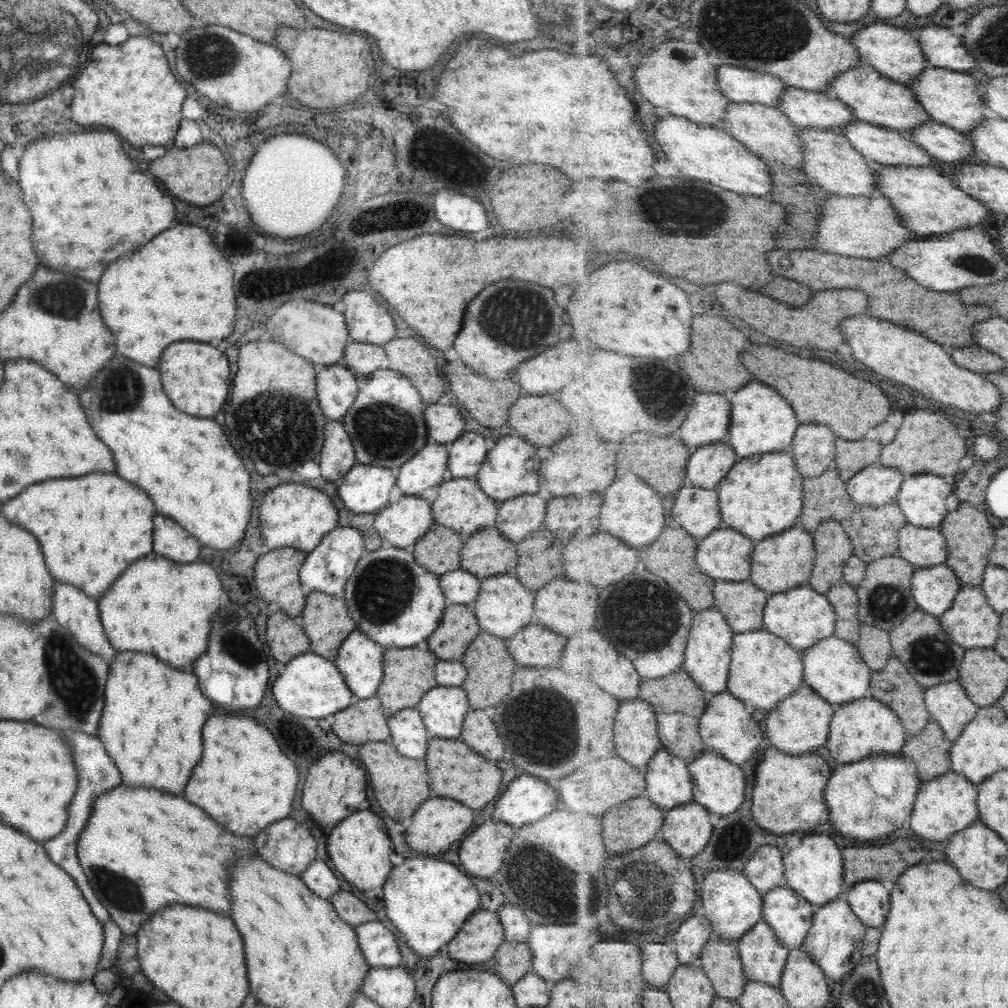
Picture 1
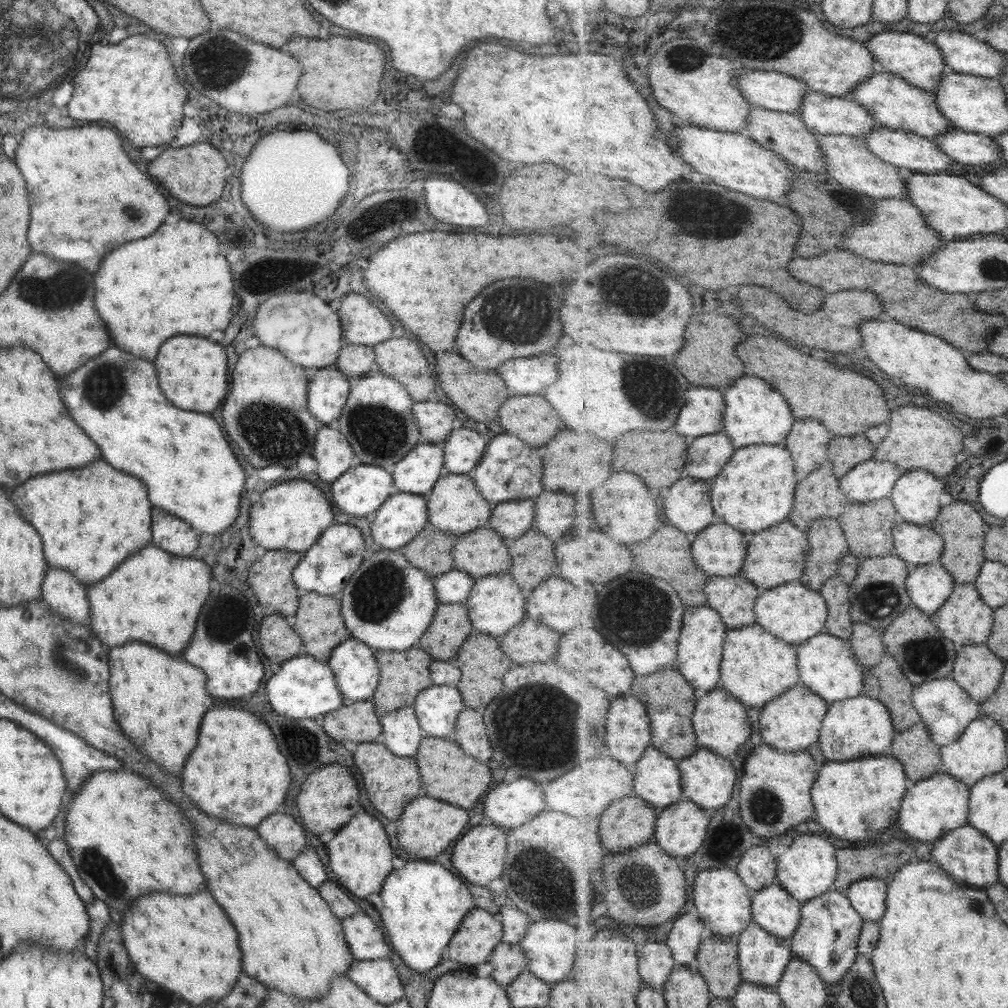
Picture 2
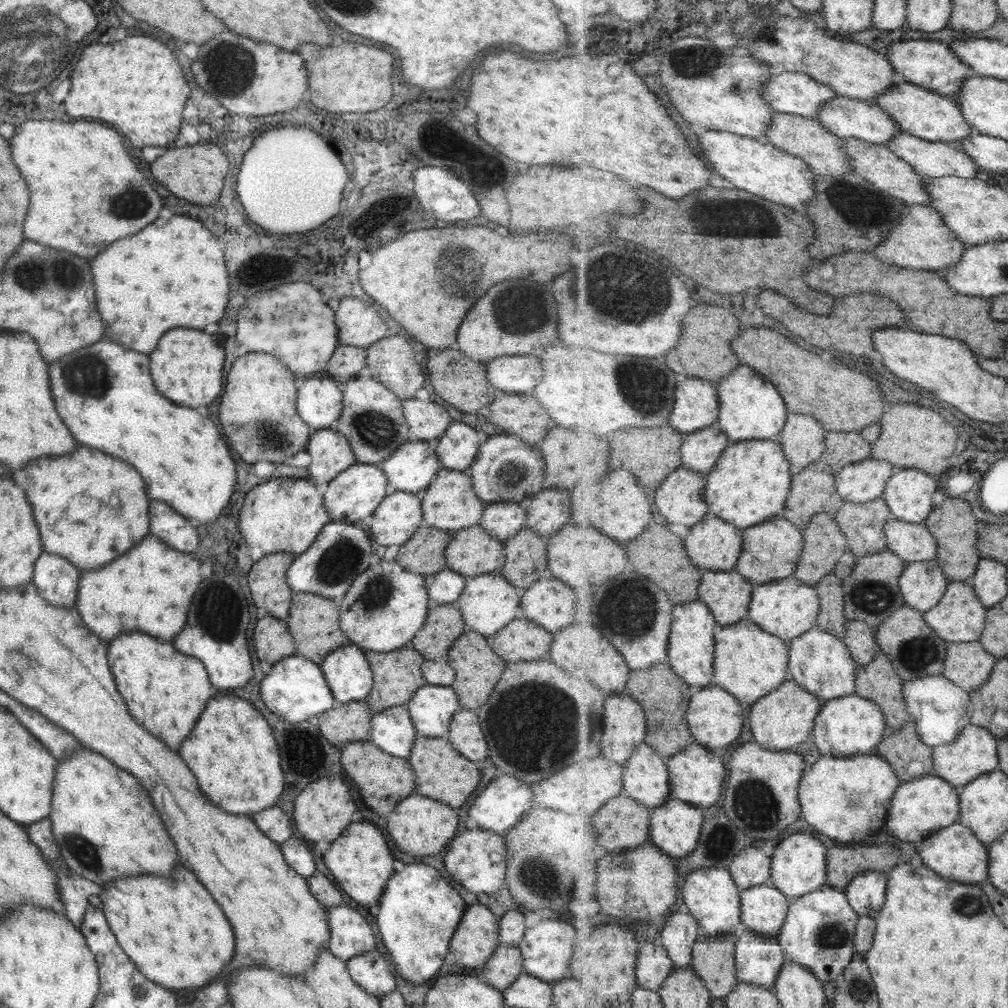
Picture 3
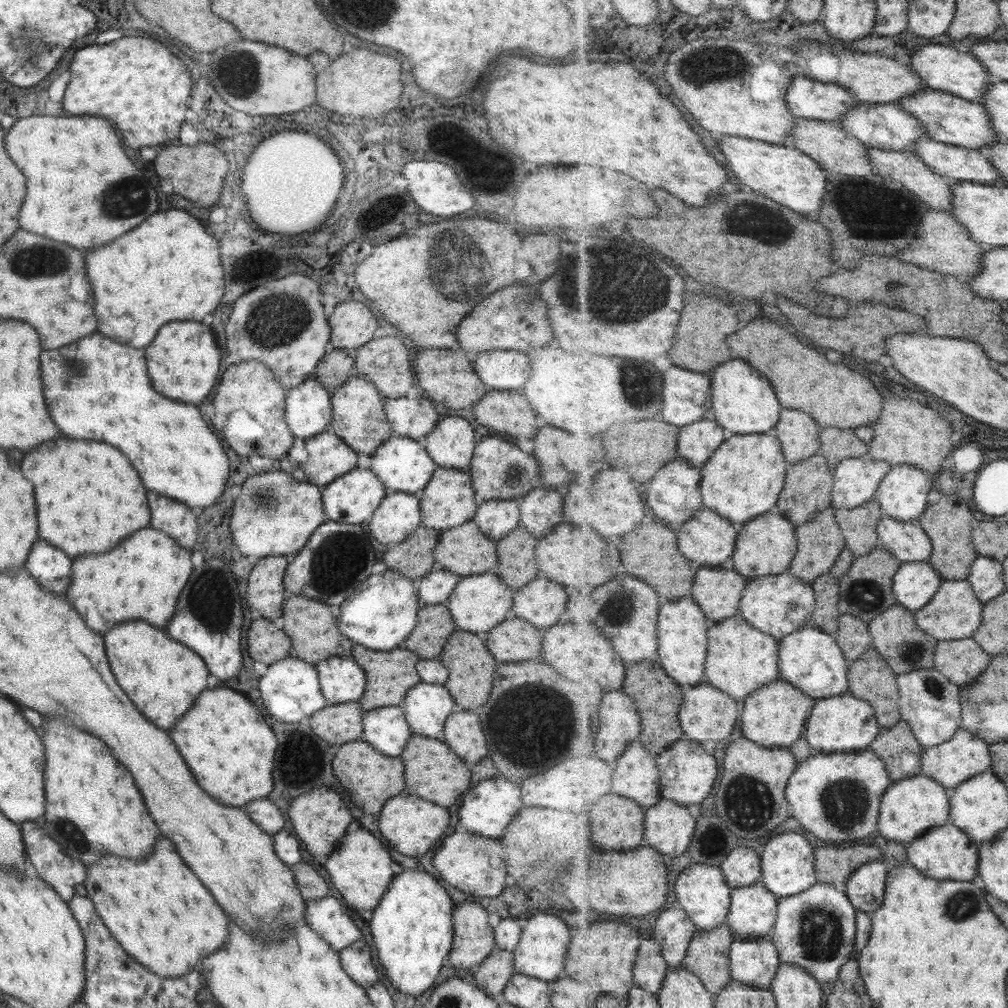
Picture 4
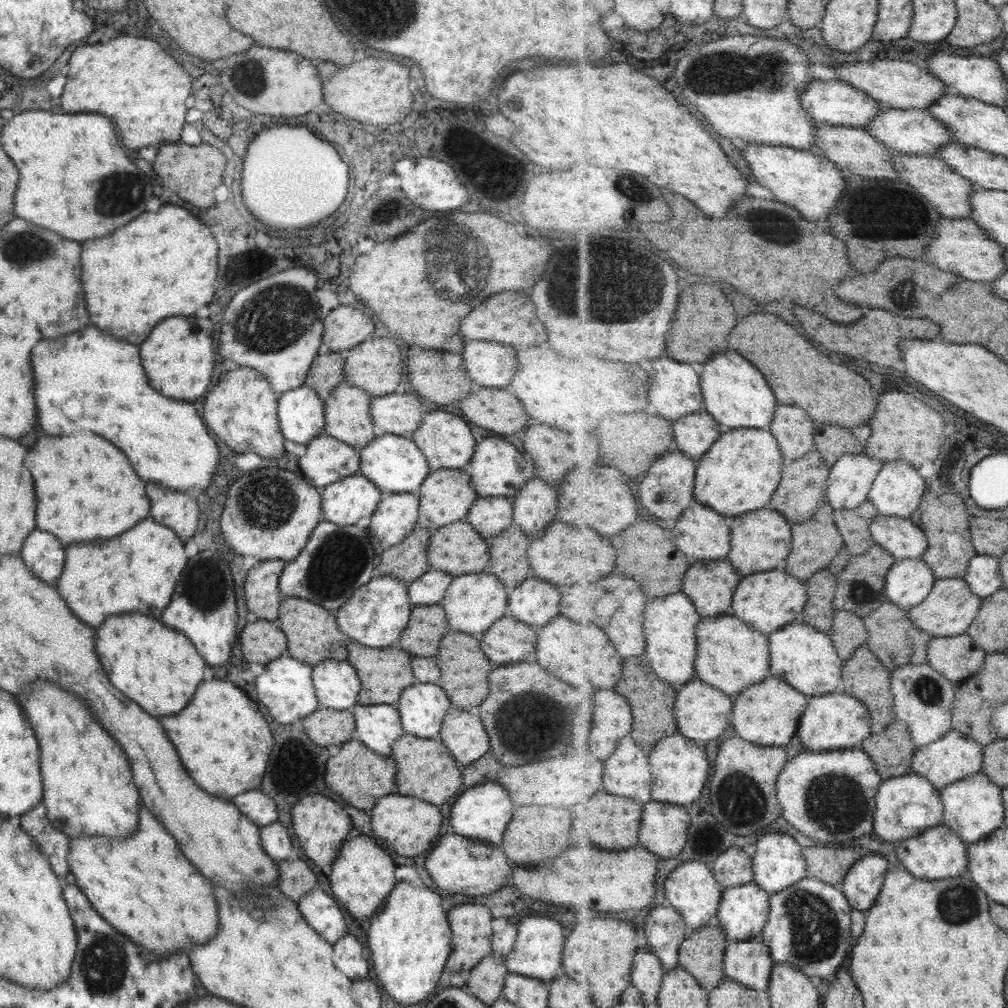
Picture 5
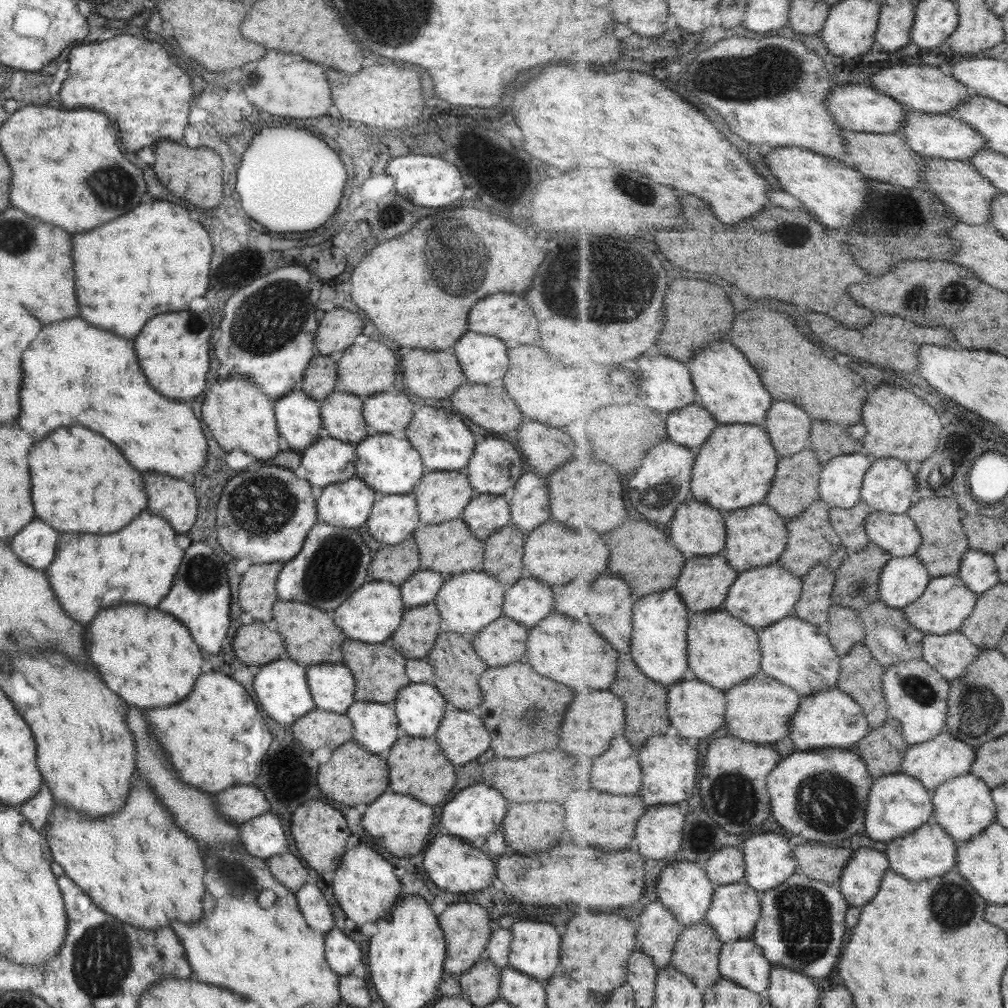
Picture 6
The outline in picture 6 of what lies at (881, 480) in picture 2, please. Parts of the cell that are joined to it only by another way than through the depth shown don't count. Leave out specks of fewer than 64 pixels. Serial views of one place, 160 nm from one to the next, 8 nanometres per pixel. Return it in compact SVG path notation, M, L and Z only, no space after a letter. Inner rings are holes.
M861 453L840 454L824 464L819 483L820 498L831 507L850 509L862 500L864 478L873 457Z

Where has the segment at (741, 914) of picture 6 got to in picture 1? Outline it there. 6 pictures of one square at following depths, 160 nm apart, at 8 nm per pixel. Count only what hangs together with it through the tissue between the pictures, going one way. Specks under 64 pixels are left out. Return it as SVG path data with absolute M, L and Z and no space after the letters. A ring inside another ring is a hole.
M790 887L775 888L763 897L764 922L781 937L787 948L801 949L812 931L817 906Z

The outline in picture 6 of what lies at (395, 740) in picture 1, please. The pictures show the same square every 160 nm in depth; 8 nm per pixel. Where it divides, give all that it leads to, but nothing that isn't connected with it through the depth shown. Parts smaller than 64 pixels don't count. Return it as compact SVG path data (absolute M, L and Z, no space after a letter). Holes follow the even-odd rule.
M353 701L344 712L353 730L352 738L367 752L384 757L397 738L398 720L393 702Z

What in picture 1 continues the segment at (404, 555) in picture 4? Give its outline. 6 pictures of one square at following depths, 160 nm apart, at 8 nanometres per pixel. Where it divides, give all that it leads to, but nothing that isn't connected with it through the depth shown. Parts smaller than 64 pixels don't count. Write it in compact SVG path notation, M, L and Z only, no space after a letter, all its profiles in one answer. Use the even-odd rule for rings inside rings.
M431 524L427 532L411 546L410 552L419 566L440 577L460 568L459 550L463 543L464 537L460 534Z

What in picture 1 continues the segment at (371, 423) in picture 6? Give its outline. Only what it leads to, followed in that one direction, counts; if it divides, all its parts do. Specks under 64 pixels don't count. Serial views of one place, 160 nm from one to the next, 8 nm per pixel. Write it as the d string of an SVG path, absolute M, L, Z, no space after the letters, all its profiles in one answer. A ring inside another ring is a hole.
M431 404L423 410L423 418L427 428L427 442L446 446L460 436L463 430L464 420L453 406Z

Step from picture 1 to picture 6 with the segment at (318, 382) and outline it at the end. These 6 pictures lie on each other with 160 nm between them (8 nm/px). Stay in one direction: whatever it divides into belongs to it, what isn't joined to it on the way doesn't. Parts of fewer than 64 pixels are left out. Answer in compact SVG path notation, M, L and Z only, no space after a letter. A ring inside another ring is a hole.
M301 388L289 391L272 405L279 439L285 440L289 448L302 452L323 434L319 403L307 397Z

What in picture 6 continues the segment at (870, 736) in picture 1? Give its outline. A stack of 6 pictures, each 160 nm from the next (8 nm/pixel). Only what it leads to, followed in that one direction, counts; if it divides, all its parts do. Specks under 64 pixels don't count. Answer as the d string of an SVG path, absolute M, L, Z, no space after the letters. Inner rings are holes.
M827 689L812 695L813 698L805 698L805 704L801 704L801 712L792 718L792 730L790 740L795 742L799 750L823 747L838 749L855 749L860 740L863 740L872 727L864 708L849 693L841 689Z

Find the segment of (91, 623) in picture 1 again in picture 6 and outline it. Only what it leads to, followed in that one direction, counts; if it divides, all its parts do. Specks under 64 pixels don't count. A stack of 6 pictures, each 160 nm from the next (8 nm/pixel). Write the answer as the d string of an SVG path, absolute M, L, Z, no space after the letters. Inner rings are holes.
M31 520L9 540L13 554L27 566L43 571L53 560L57 532L41 520Z

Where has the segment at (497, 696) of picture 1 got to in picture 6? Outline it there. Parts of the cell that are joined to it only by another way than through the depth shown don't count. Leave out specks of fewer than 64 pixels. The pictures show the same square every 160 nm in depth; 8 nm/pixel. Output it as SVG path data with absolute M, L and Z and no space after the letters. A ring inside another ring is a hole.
M442 630L442 632L445 632L445 634L437 635L435 646L429 652L429 664L433 666L432 685L437 689L437 692L441 693L449 707L453 704L455 708L471 710L471 708L478 707L481 704L482 698L477 680L487 666L475 656L469 642L465 642L463 638L459 638L457 634L453 634L449 630Z

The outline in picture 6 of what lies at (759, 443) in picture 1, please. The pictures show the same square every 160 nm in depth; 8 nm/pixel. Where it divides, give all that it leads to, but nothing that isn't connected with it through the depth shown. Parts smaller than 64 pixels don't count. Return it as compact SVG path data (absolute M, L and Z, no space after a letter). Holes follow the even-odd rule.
M713 342L701 348L685 364L692 370L693 383L699 394L698 403L722 424L755 424L765 428L767 412L771 408L771 394L765 390L757 370L749 360L729 342Z

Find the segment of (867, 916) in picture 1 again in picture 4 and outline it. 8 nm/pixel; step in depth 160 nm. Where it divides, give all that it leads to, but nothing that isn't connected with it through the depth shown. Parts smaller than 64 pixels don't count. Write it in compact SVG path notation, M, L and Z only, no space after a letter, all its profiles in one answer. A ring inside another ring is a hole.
M871 862L861 866L850 876L847 895L858 911L873 916L877 908L883 906L889 872L885 865L883 862Z

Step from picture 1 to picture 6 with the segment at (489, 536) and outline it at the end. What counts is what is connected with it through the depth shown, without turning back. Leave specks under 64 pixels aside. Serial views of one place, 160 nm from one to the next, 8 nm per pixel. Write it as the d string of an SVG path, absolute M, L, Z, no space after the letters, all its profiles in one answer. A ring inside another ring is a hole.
M459 520L415 527L411 539L418 550L419 571L431 571L448 577L460 572L481 570L484 544Z

